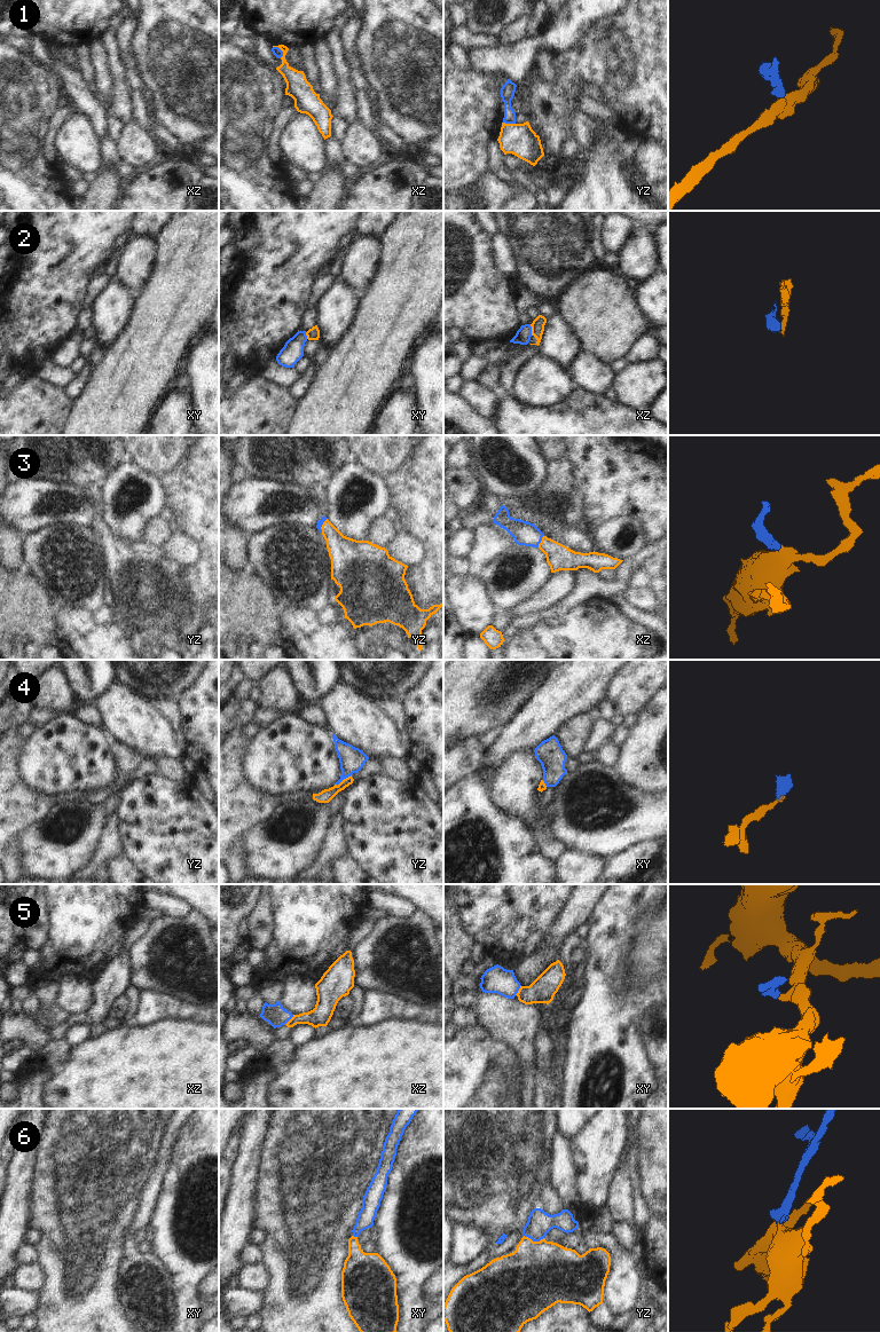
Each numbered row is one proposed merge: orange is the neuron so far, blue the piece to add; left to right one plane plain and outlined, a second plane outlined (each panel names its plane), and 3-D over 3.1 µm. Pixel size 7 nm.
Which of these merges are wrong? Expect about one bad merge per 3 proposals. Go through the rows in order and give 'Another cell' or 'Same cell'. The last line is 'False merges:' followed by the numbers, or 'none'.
1: Another cell
2: Another cell
3: Same cell
4: Same cell
5: Another cell
6: Same cell
False merges: 1, 2, 5.

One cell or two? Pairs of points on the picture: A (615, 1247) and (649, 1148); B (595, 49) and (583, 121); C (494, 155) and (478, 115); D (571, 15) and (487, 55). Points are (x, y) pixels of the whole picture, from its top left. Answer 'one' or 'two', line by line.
A: two
B: one
C: two
D: one

